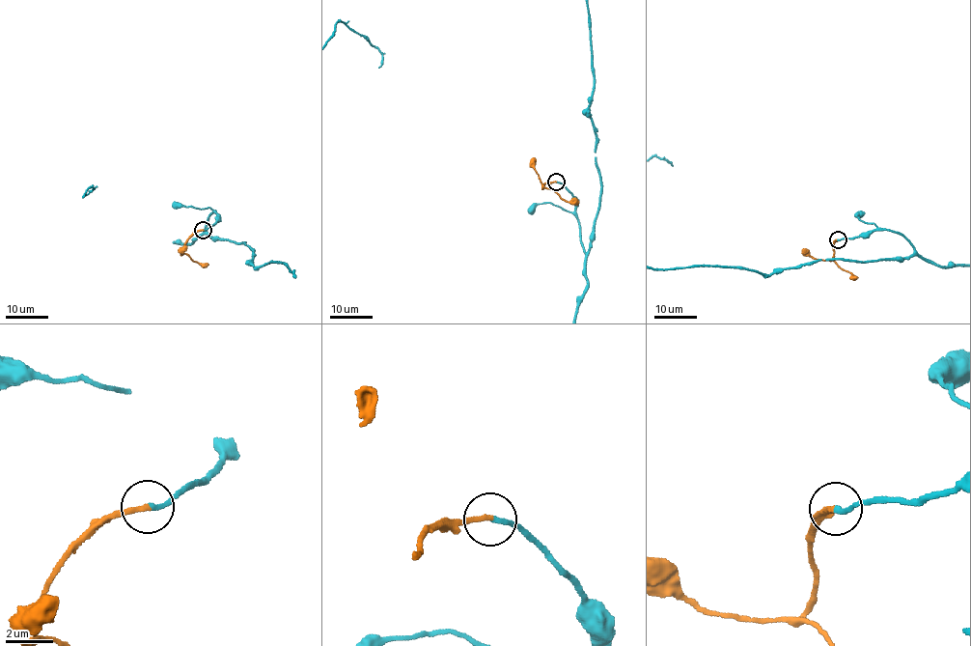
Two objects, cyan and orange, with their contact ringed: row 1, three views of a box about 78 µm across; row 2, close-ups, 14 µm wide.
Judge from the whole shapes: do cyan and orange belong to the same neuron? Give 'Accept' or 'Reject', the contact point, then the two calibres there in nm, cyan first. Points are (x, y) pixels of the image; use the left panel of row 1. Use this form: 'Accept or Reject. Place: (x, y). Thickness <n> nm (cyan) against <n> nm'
Accept. Place: (203, 230). Thickness 200 nm (cyan) against 220 nm

